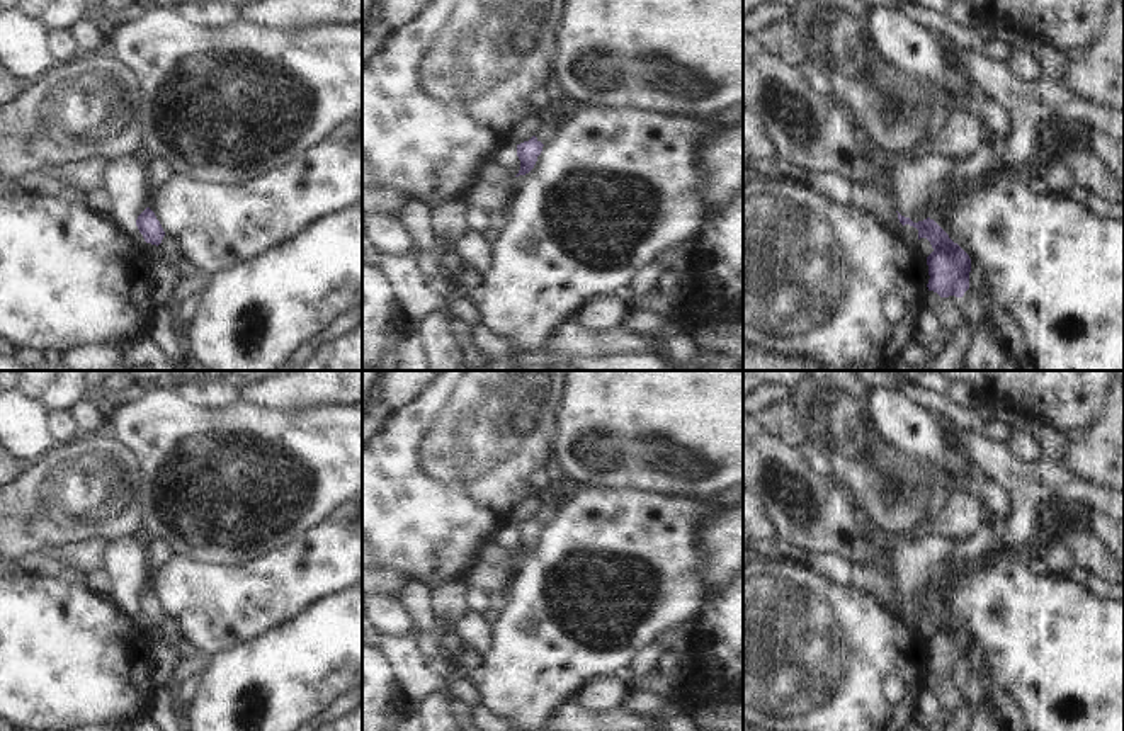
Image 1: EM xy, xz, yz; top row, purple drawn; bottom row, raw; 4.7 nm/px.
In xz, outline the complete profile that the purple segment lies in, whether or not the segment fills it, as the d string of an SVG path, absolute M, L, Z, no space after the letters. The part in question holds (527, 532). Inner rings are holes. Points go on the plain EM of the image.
M532 517L529 522L517 525L517 537L520 541L520 551L515 558L525 556L534 549L537 537L542 532L542 527L544 525L536 517Z

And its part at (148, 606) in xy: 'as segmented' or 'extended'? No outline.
as segmented

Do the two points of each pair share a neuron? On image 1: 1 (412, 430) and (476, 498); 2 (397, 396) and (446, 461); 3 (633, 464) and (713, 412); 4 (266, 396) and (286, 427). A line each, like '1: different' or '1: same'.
1: same
2: different
3: same
4: different

